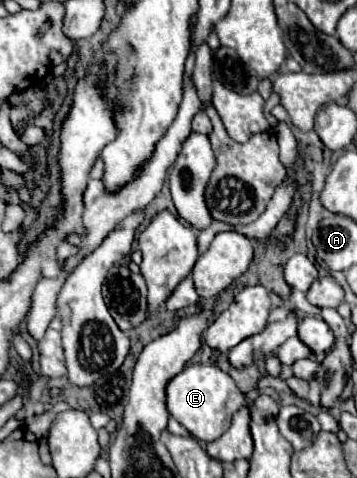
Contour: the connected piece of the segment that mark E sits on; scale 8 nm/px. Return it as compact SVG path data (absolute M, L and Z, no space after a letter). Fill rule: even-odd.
M200 363L186 365L184 371L168 383L166 393L168 393L166 405L170 415L182 427L186 427L194 439L208 443L224 435L230 427L232 415L246 405L246 397L236 387L234 379L216 365L200 365Z

